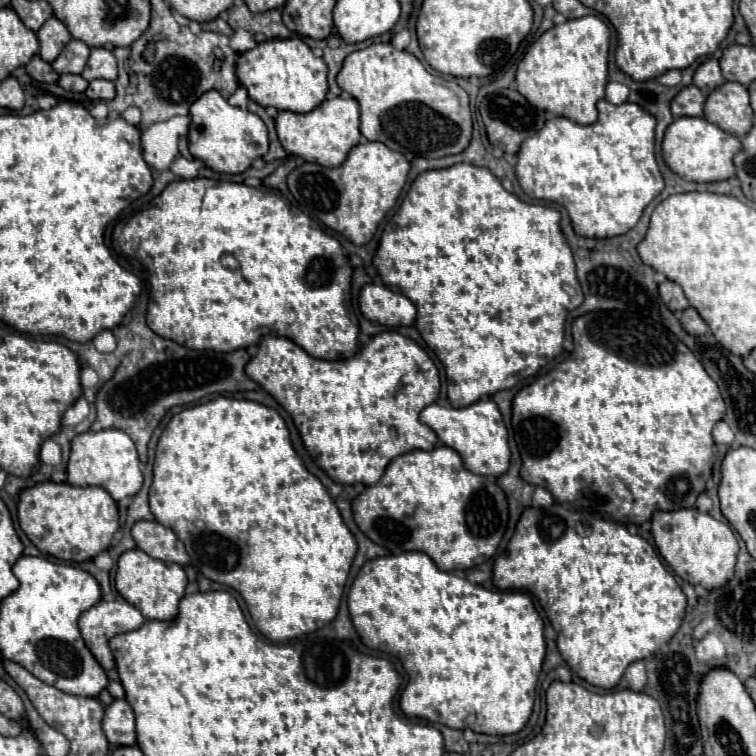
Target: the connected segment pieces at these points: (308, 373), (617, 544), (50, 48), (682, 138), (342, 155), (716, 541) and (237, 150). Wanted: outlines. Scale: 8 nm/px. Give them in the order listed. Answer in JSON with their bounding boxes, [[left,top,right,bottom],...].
[[246,331,440,485],[494,503,686,689],[36,17,72,63],[662,117,742,183],[276,97,360,167],[652,509,740,591],[190,91,268,174]]

